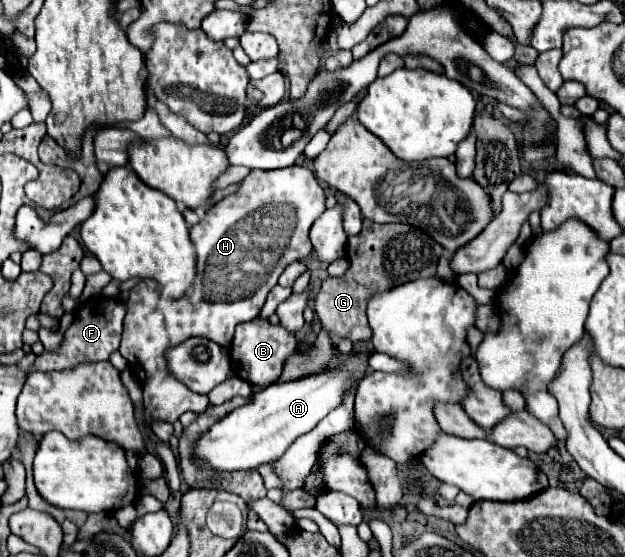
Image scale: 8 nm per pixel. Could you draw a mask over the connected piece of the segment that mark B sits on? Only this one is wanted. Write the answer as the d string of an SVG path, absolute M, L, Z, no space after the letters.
M257 316L253 322L243 322L235 330L235 336L233 336L233 342L229 348L231 370L241 380L245 380L253 386L267 388L279 380L279 376L283 374L283 366L285 366L287 358L293 354L299 354L299 352L301 352L301 348L299 348L299 342L297 342L293 332L283 328L281 324L273 326L269 320Z

